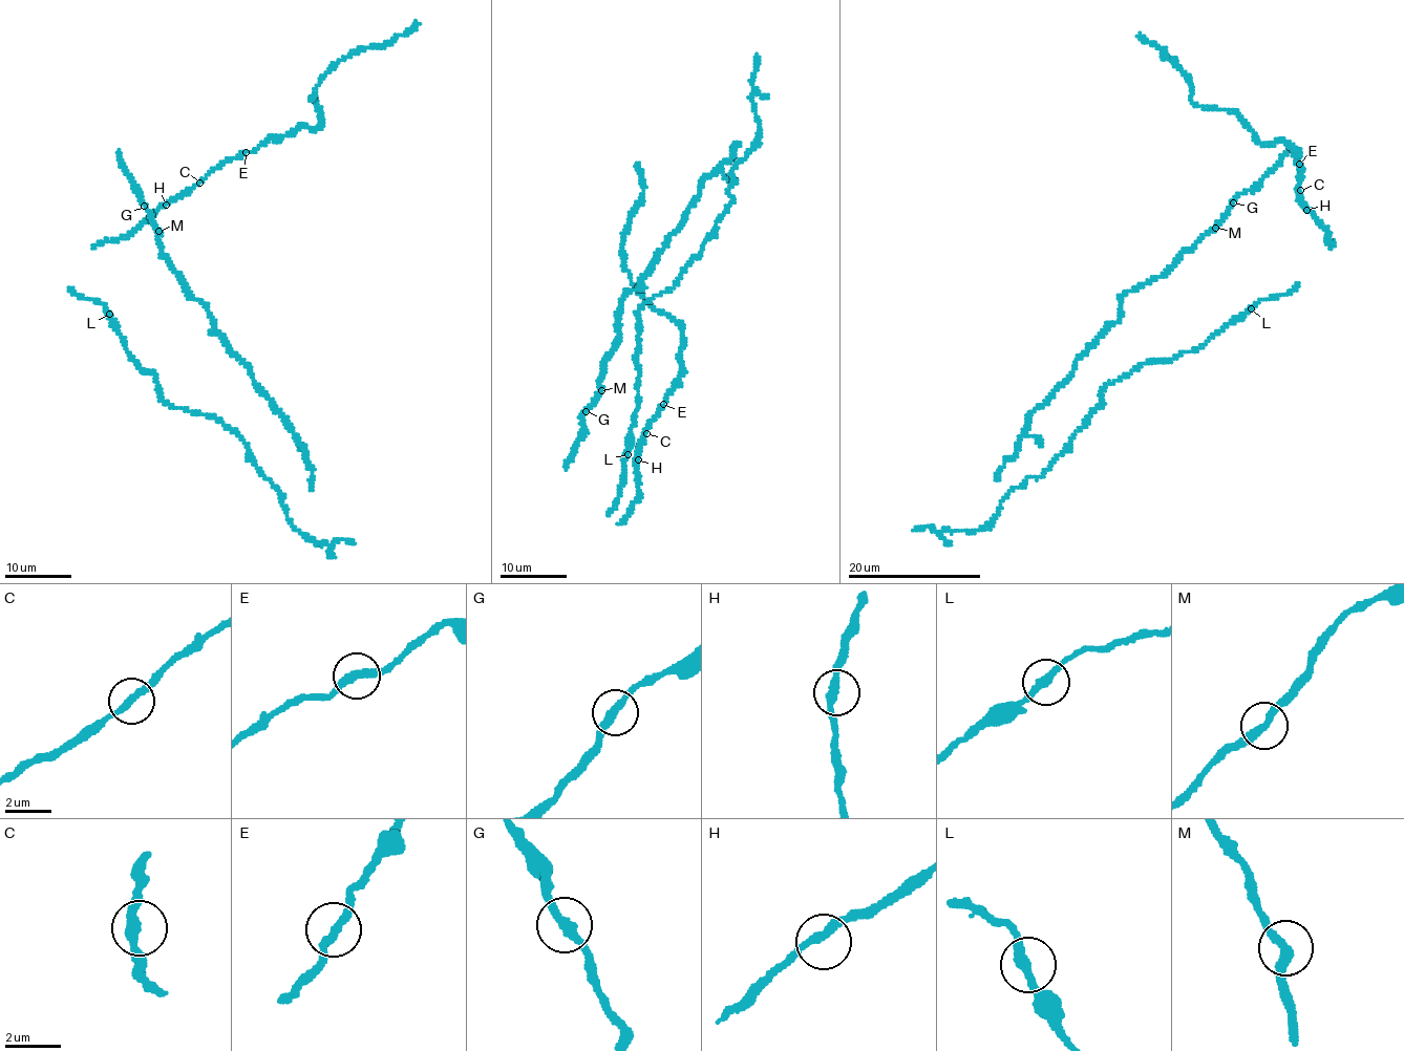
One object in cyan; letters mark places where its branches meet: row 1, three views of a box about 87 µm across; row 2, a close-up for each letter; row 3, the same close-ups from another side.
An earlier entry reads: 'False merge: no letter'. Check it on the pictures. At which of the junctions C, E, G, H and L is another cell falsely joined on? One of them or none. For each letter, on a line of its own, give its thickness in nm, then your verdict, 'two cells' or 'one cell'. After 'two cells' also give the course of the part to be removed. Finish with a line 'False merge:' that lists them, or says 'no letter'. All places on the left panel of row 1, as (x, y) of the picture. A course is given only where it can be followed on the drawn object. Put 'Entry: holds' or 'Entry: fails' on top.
Entry: holds
C: 320 nm | one cell
E: 300 nm | one cell
G: 320 nm | one cell
H: 300 nm | one cell
L: 300 nm | one cell
False merge: no letter

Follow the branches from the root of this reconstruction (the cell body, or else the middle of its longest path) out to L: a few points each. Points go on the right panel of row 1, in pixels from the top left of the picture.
L: (1142, 364), (1164, 362), (1200, 348), (1251, 308)

